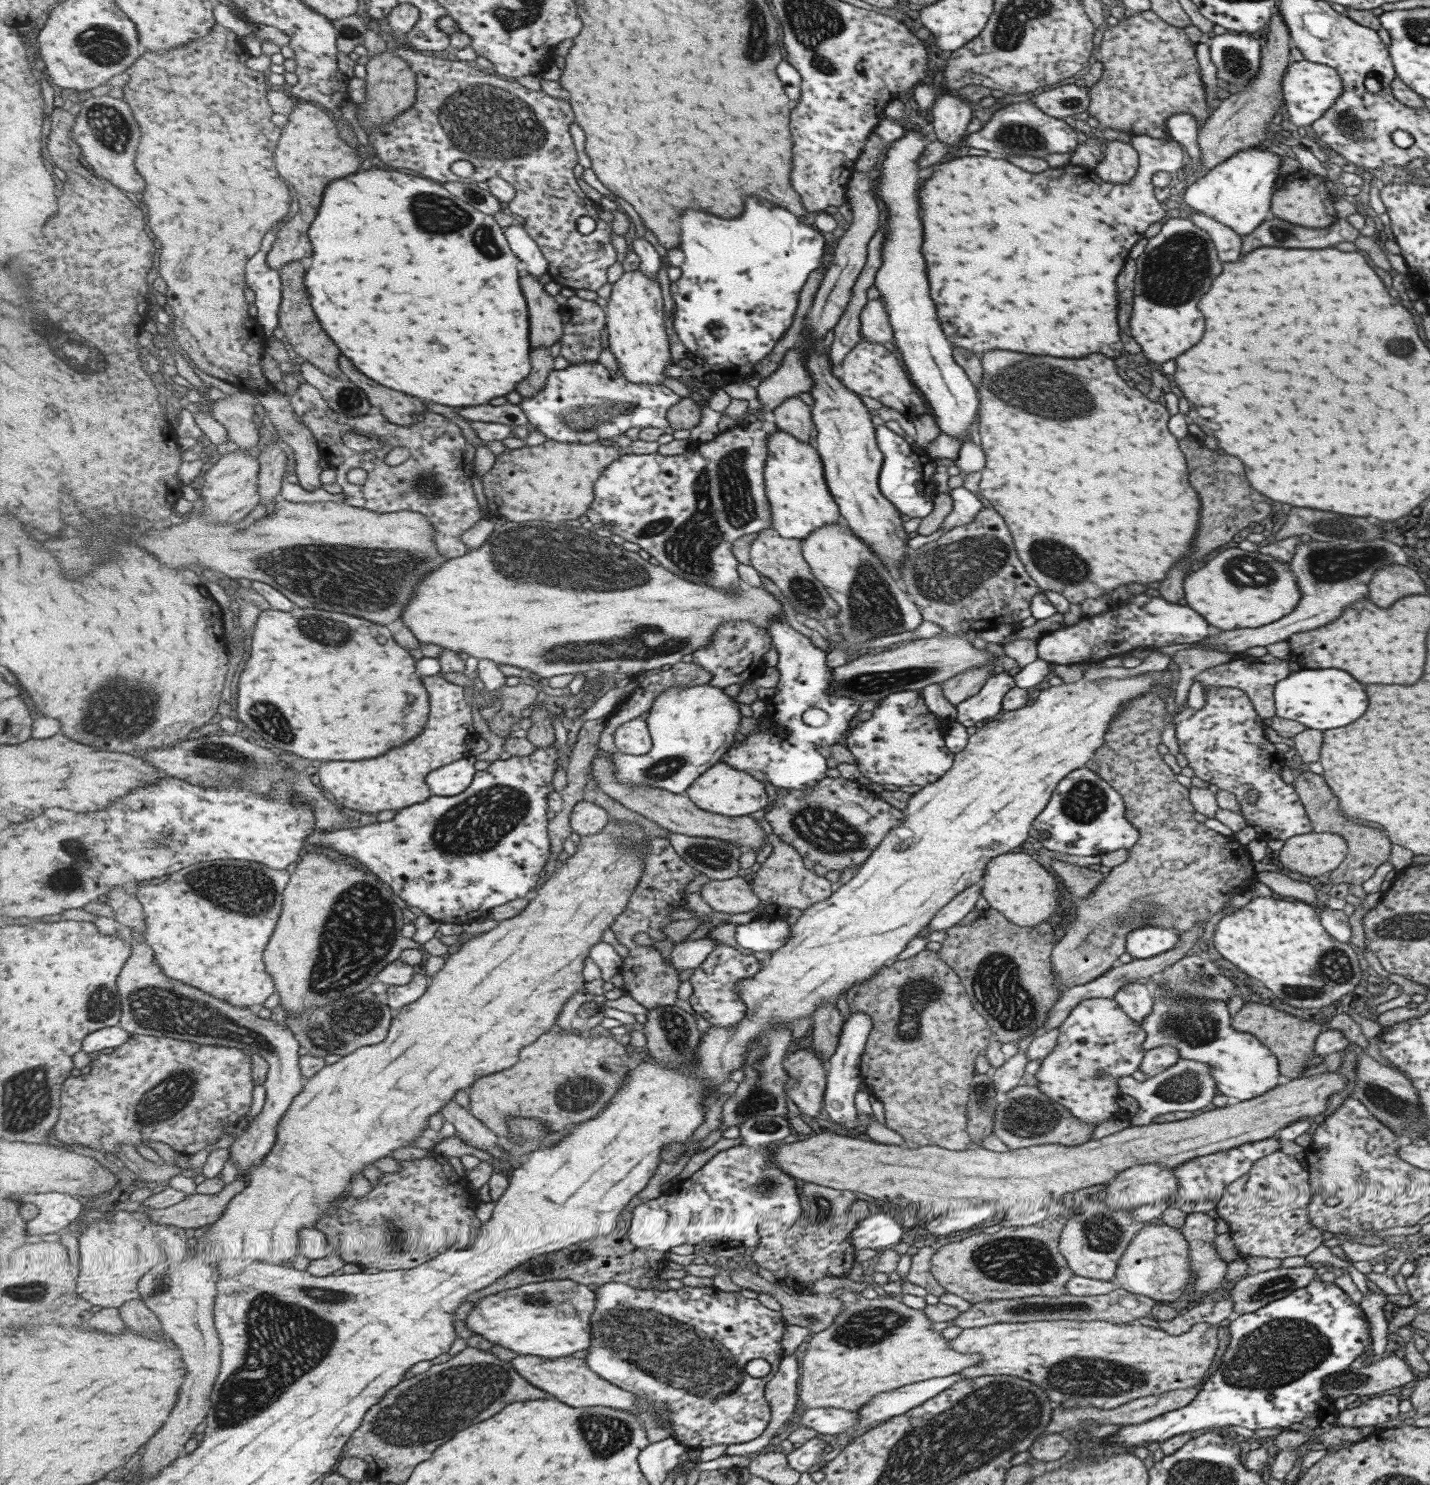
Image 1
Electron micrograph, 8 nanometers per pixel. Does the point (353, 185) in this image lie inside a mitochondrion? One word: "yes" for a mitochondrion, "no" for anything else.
no

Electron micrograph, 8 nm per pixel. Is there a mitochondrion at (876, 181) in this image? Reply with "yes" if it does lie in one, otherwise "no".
no

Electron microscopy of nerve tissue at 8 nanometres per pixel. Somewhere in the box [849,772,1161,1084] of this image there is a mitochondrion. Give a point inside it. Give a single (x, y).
(997, 987)

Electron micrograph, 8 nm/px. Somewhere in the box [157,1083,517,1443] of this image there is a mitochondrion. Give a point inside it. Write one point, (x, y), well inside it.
(297, 1330)

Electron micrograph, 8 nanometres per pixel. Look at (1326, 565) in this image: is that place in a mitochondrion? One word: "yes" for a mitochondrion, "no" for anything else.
yes

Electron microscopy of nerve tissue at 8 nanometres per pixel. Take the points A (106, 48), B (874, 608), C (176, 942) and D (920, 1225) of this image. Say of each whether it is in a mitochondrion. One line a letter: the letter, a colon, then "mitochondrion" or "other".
A: mitochondrion
B: mitochondrion
C: other
D: other

